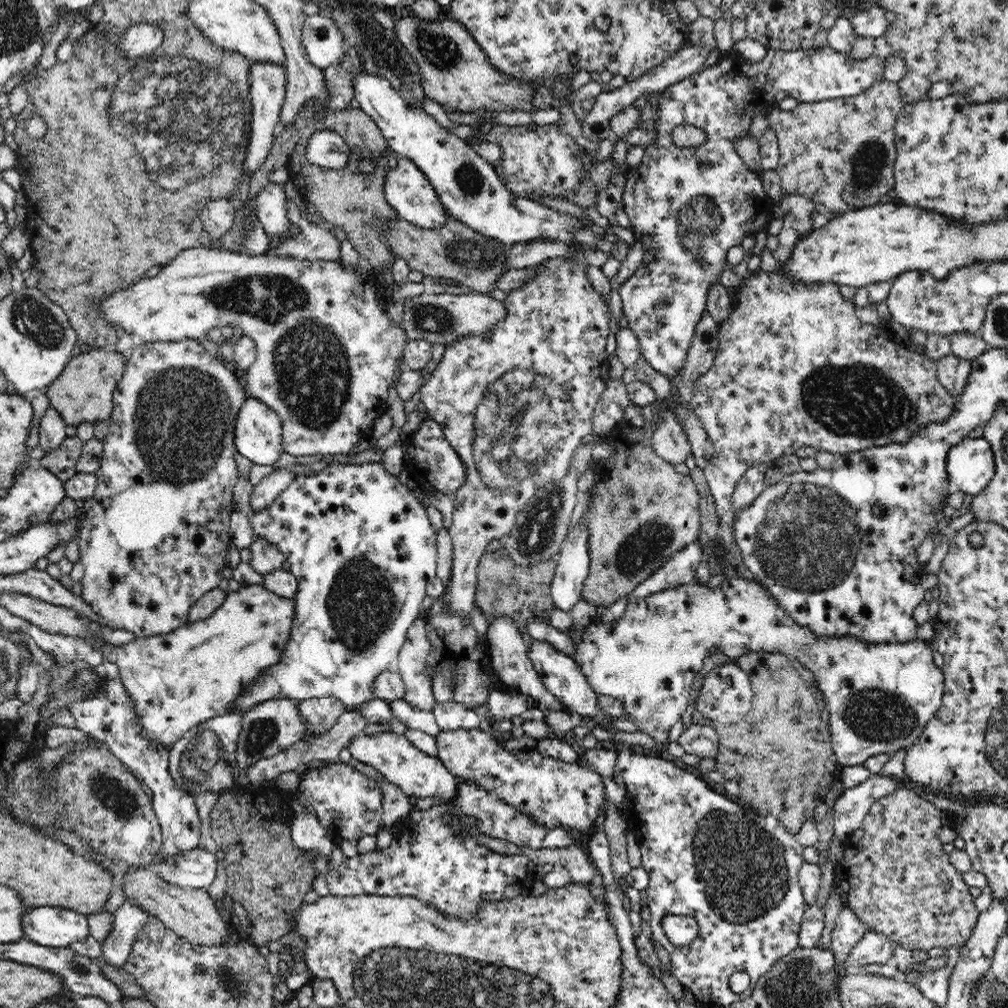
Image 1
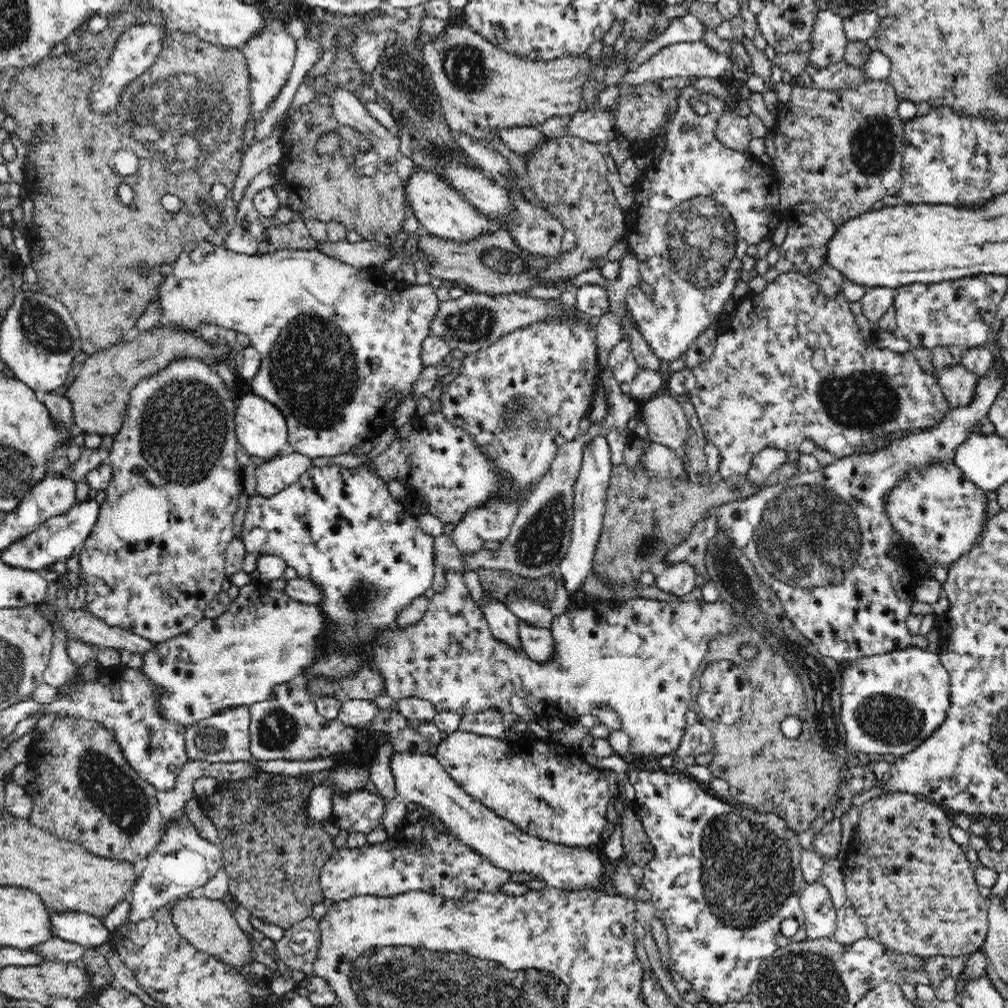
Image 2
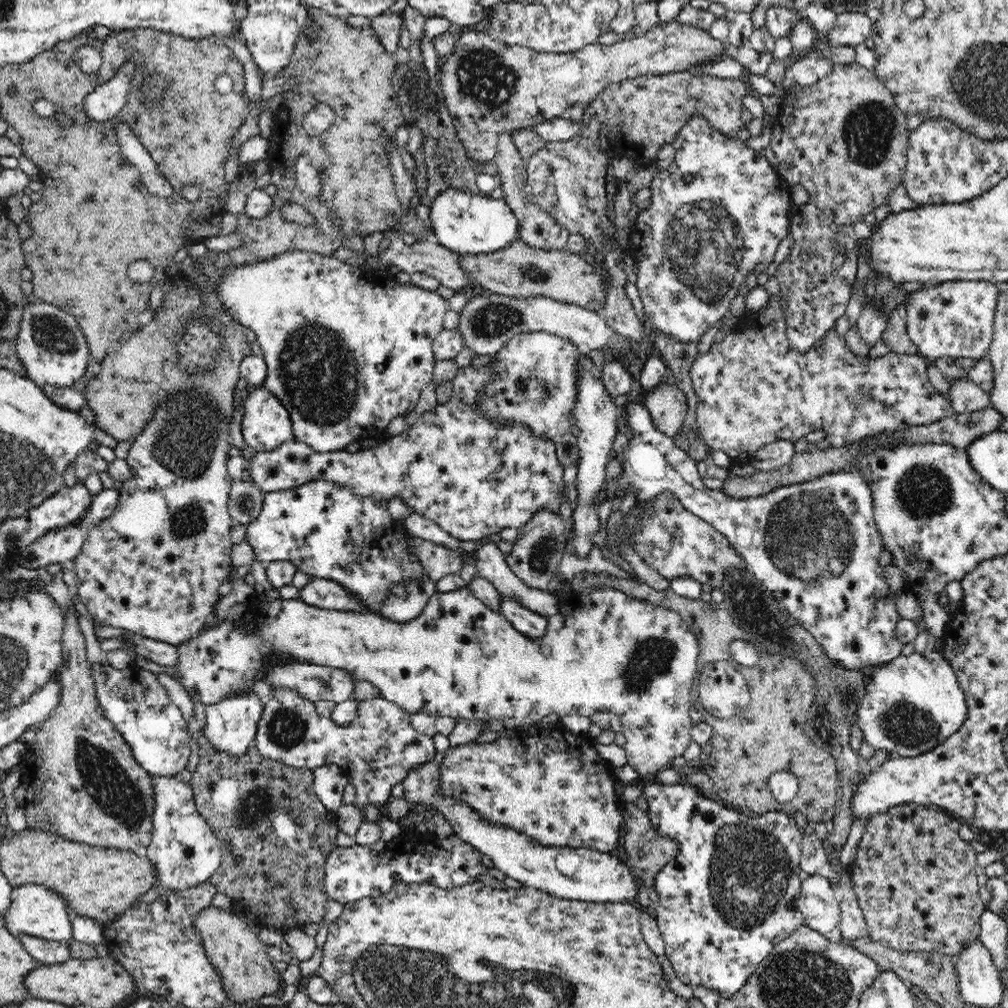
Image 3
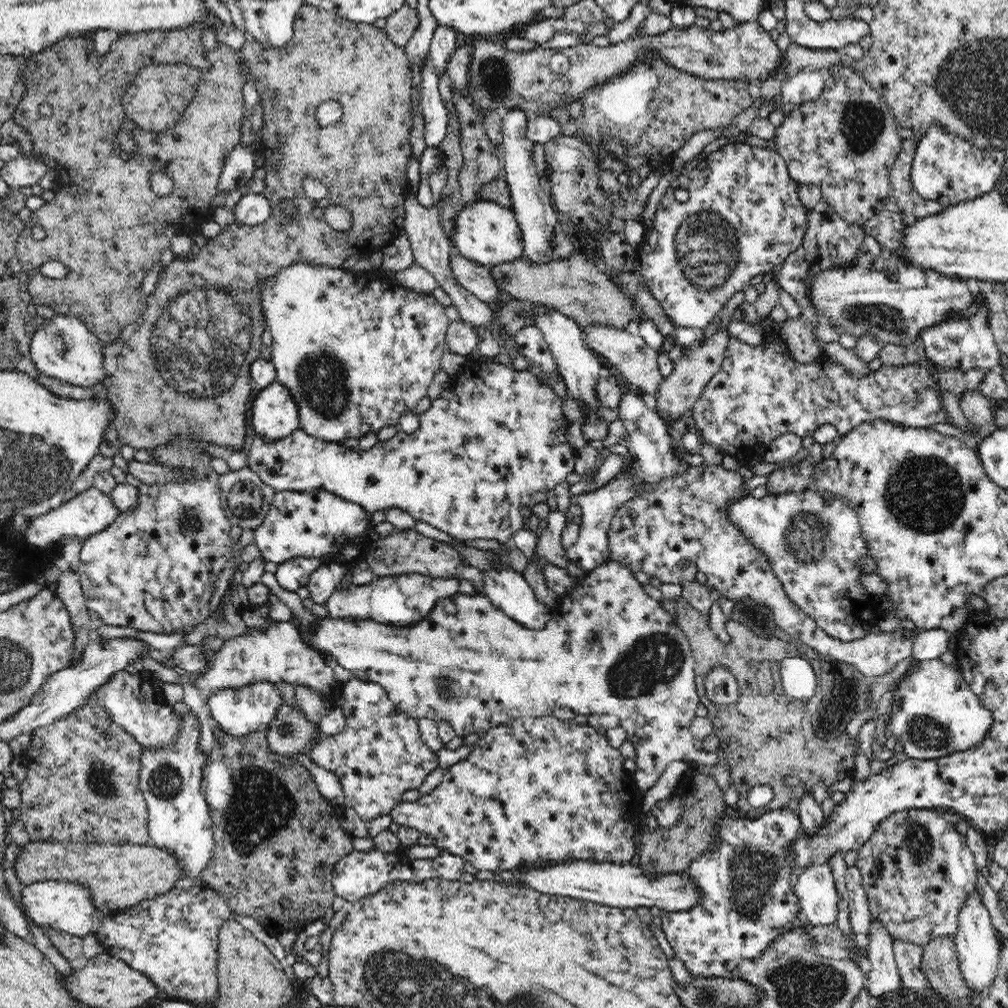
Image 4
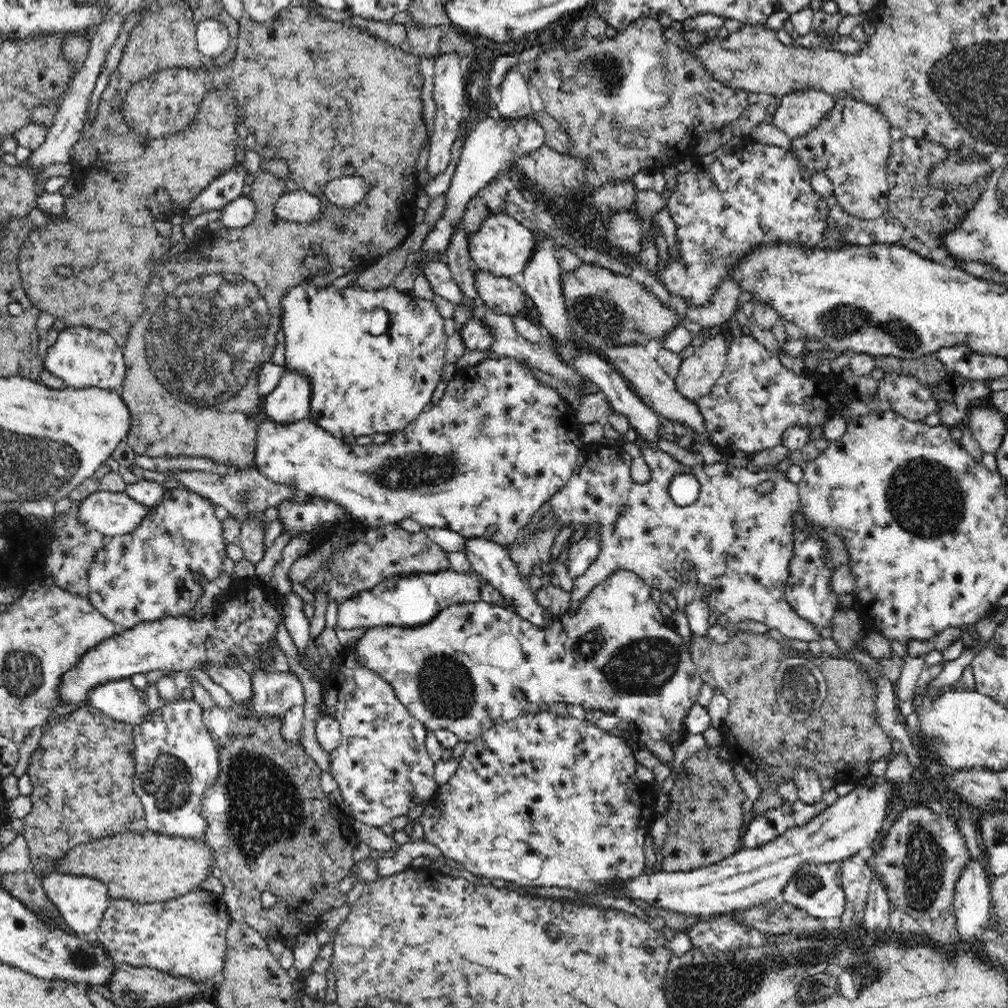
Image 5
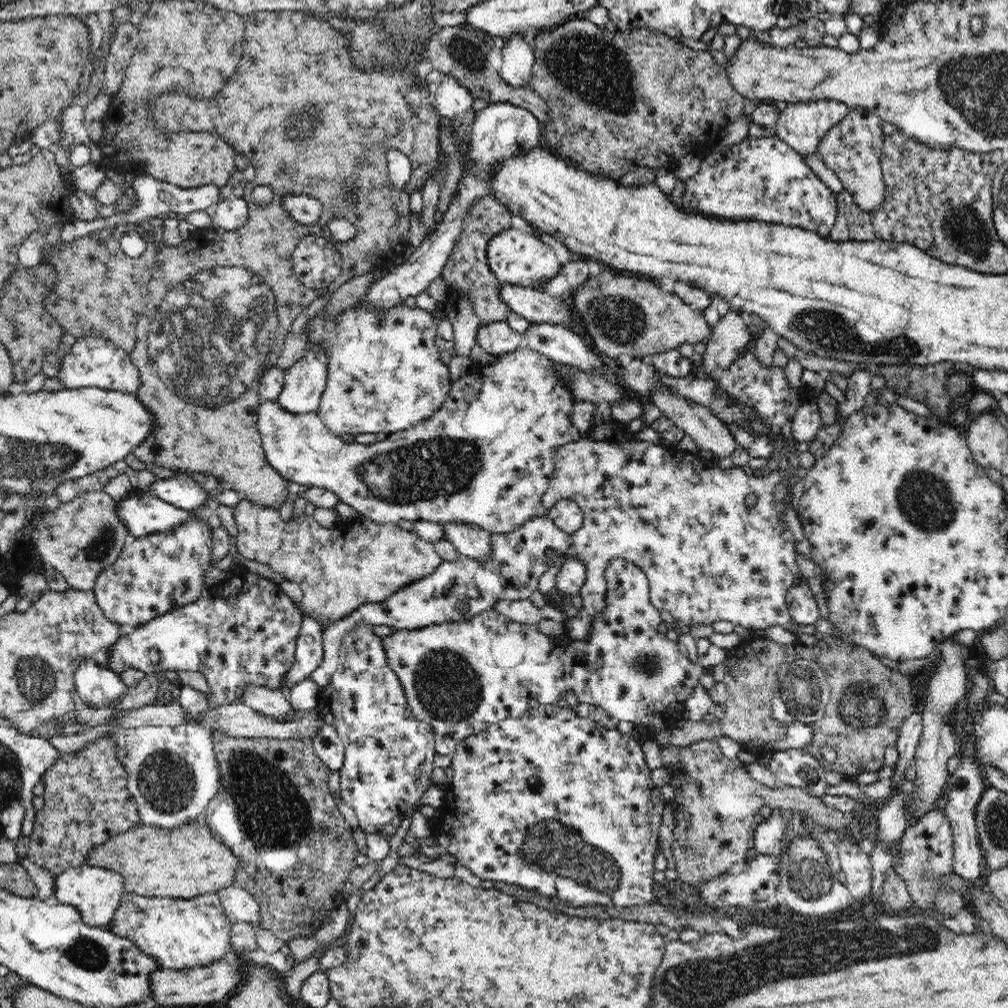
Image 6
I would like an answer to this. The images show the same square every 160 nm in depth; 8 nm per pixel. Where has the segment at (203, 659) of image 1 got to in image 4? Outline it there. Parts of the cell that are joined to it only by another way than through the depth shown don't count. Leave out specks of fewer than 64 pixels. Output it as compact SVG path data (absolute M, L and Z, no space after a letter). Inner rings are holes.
M608 560L603 565L598 566L598 568L587 572L586 578L574 590L561 596L557 609L553 611L552 619L546 623L542 630L530 630L528 627L512 620L512 618L504 615L504 612L501 612L500 609L494 607L484 594L472 596L458 592L452 597L442 598L442 600L436 602L436 606L432 608L428 618L424 618L424 620L413 625L397 627L374 620L341 621L332 618L319 618L311 631L304 638L308 640L308 645L312 649L316 649L322 656L332 656L342 668L350 670L356 678L360 678L364 682L375 682L383 686L388 698L400 711L403 711L409 717L416 720L430 718L436 722L448 722L456 731L456 734L461 737L472 732L484 732L494 726L504 726L504 724L513 722L518 718L548 717L553 715L555 709L563 708L564 710L570 709L575 715L610 714L618 716L620 726L626 730L627 740L633 742L635 746L637 769L633 772L633 777L637 787L644 791L656 784L664 769L674 760L703 765L714 765L719 760L717 752L696 749L694 747L694 735L690 732L690 724L695 718L699 703L695 681L698 673L689 641L686 639L683 630L680 629L680 625L672 617L672 614L663 609L661 604L656 602L654 598L647 596L643 586L636 580L634 573L616 561Z

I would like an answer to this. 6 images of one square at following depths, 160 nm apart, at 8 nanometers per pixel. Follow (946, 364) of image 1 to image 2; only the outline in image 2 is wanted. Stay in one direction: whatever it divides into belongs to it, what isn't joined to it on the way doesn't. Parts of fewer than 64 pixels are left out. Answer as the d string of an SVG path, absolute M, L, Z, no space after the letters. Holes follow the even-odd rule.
M962 364L936 371L938 384L951 407L958 408L971 403L979 379L976 374Z

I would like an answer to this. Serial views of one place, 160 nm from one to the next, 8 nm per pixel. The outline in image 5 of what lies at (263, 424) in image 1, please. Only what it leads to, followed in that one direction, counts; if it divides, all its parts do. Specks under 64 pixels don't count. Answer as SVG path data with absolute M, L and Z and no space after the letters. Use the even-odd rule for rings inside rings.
M286 370L274 390L264 398L263 411L272 422L290 423L309 416L311 382L302 371Z

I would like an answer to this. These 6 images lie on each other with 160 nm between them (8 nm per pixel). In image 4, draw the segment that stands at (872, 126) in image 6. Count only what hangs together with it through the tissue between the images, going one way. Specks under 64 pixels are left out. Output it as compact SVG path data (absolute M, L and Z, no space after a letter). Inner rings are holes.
M841 64L825 74L825 85L824 92L820 94L818 100L814 102L806 102L800 106L800 108L794 108L790 112L792 116L785 118L781 126L776 128L776 136L774 136L774 146L778 151L778 155L786 161L788 165L788 173L790 173L790 178L793 178L799 184L816 184L821 190L821 200L829 204L833 211L836 212L838 216L841 216L844 220L847 220L854 225L863 225L869 221L872 217L876 216L882 208L884 208L884 200L891 189L891 178L889 177L893 168L893 163L897 160L897 155L900 154L900 148L902 144L902 138L898 135L901 127L897 124L896 118L894 117L893 111L888 107L885 99L876 91L873 90L860 73L856 73L852 66L847 66L846 64Z

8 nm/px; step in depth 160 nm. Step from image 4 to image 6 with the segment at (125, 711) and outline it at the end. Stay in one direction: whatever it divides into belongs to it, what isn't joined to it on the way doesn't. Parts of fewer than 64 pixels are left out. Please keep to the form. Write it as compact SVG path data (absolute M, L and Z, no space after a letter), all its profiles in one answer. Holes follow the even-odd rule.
M99 657L82 658L74 672L75 688L87 707L104 709L110 707L112 700L126 694L126 684L100 663Z

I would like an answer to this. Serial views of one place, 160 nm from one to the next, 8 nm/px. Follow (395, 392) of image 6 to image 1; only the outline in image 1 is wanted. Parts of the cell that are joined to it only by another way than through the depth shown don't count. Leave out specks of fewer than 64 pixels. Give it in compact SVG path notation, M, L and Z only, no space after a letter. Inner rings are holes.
M196 247L190 248L186 250L182 250L176 255L176 258L173 258L167 265L161 267L160 272L154 277L147 277L144 279L140 279L136 284L129 286L128 288L113 292L112 295L102 299L97 307L99 310L99 314L106 319L106 322L109 322L112 326L119 326L121 332L130 332L130 334L134 336L140 336L142 340L145 340L146 343L151 342L178 342L184 339L198 339L202 336L205 336L208 330L212 330L212 328L222 328L222 326L240 326L244 332L244 334L256 343L257 348L257 359L252 363L252 366L249 366L248 372L246 372L246 384L248 386L247 392L250 394L252 398L257 398L261 400L264 404L267 404L269 407L272 407L272 410L275 410L275 413L278 415L278 418L282 421L282 440L283 440L283 452L288 452L292 456L314 456L317 454L330 454L330 455L348 455L352 453L352 449L354 445L364 445L368 440L370 440L370 436L372 436L372 430L374 430L373 426L368 426L368 424L374 424L374 420L378 418L378 416L382 416L384 412L386 412L388 405L388 390L390 390L390 386L394 386L394 374L400 374L400 371L396 371L396 364L402 364L402 355L404 347L407 345L407 342L410 341L407 337L407 334L404 332L403 327L399 325L393 325L390 323L390 319L386 318L386 314L382 312L382 308L378 306L378 302L374 300L374 277L377 277L377 273L372 272L372 276L358 276L358 271L353 270L353 268L347 268L342 264L339 264L338 261L328 261L328 260L308 260L308 259L298 259L298 258L290 258L289 256L277 255L272 256L270 254L262 254L262 255L252 255L247 252L234 252L229 250L218 249L217 247Z

